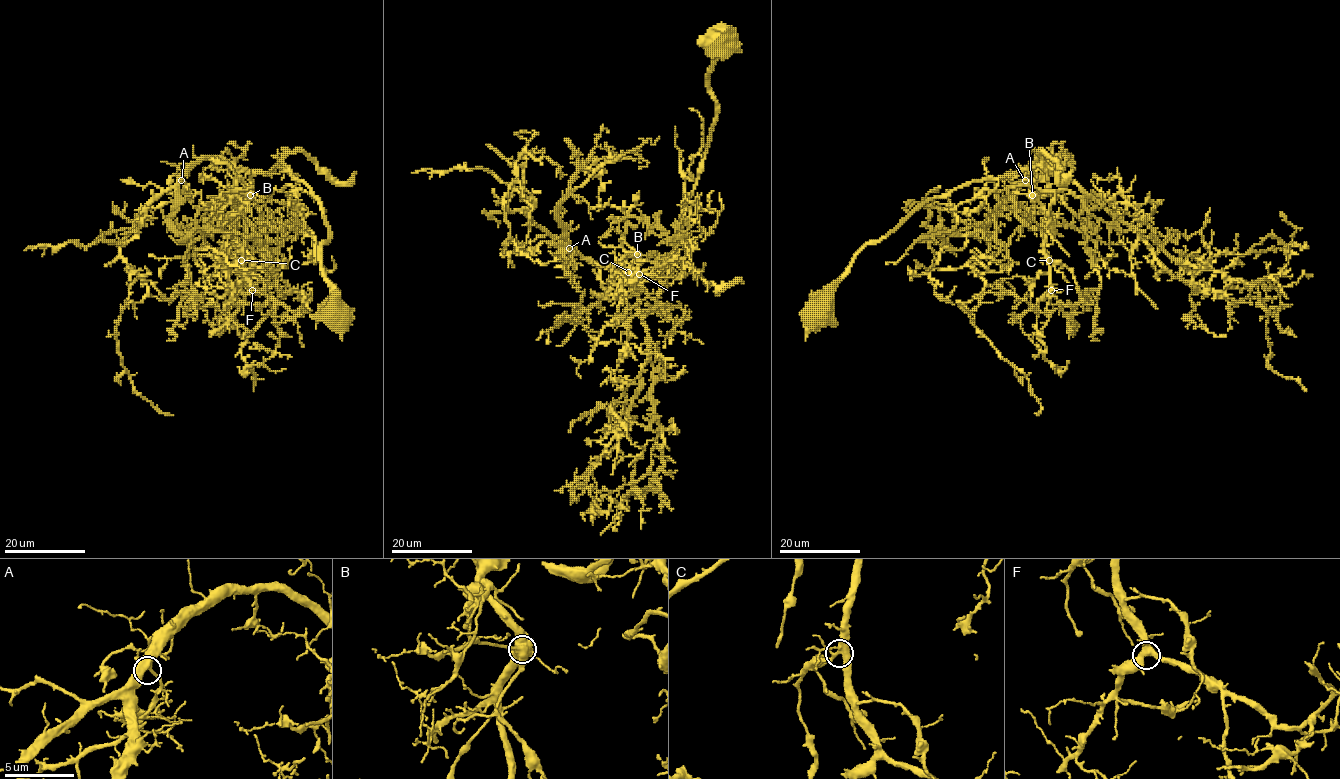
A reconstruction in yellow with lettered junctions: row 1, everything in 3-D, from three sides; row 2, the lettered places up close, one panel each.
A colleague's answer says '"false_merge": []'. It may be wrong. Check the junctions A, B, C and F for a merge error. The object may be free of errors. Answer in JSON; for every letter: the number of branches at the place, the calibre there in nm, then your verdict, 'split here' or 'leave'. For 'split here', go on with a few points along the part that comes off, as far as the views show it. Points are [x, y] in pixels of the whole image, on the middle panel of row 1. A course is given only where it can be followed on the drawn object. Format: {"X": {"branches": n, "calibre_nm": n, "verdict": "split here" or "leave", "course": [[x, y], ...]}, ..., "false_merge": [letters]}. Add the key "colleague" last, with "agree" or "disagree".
{"A": {"branches": 4, "calibre_nm": 360, "verdict": "leave"}, "B": {"branches": 5, "calibre_nm": 700, "verdict": "split here", "course": [[637, 255], [624, 256], [610, 273]]}, "C": {"branches": 5, "calibre_nm": 360, "verdict": "leave"}, "F": {"branches": 4, "calibre_nm": 440, "verdict": "leave"}, "false_merge": ["B"], "colleague": "disagree"}

